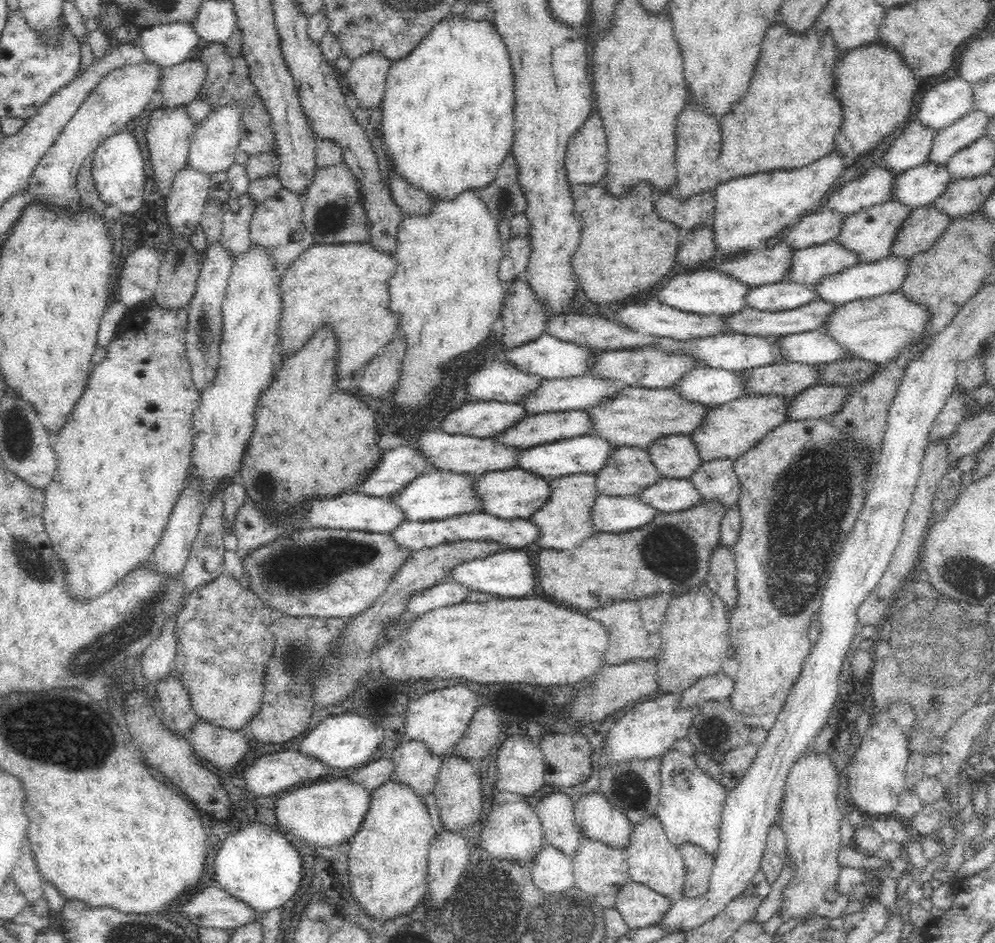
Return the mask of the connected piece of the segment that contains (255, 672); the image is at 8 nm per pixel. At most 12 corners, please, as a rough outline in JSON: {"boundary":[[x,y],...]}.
{"boundary":[[228,571],[177,616],[171,670],[198,718],[262,706],[274,615]]}

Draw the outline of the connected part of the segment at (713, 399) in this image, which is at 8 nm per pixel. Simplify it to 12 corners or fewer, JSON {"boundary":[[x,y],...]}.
{"boundary":[[700,366],[673,387],[719,407],[746,396],[746,370]]}

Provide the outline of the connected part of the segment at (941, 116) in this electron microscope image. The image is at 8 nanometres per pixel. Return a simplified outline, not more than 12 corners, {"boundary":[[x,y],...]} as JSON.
{"boundary":[[959,75],[923,94],[917,120],[938,131],[976,108]]}

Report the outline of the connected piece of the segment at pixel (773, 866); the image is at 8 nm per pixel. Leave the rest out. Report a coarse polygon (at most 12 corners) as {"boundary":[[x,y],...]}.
{"boundary":[[768,832],[760,870],[774,883],[787,861],[784,832]]}

